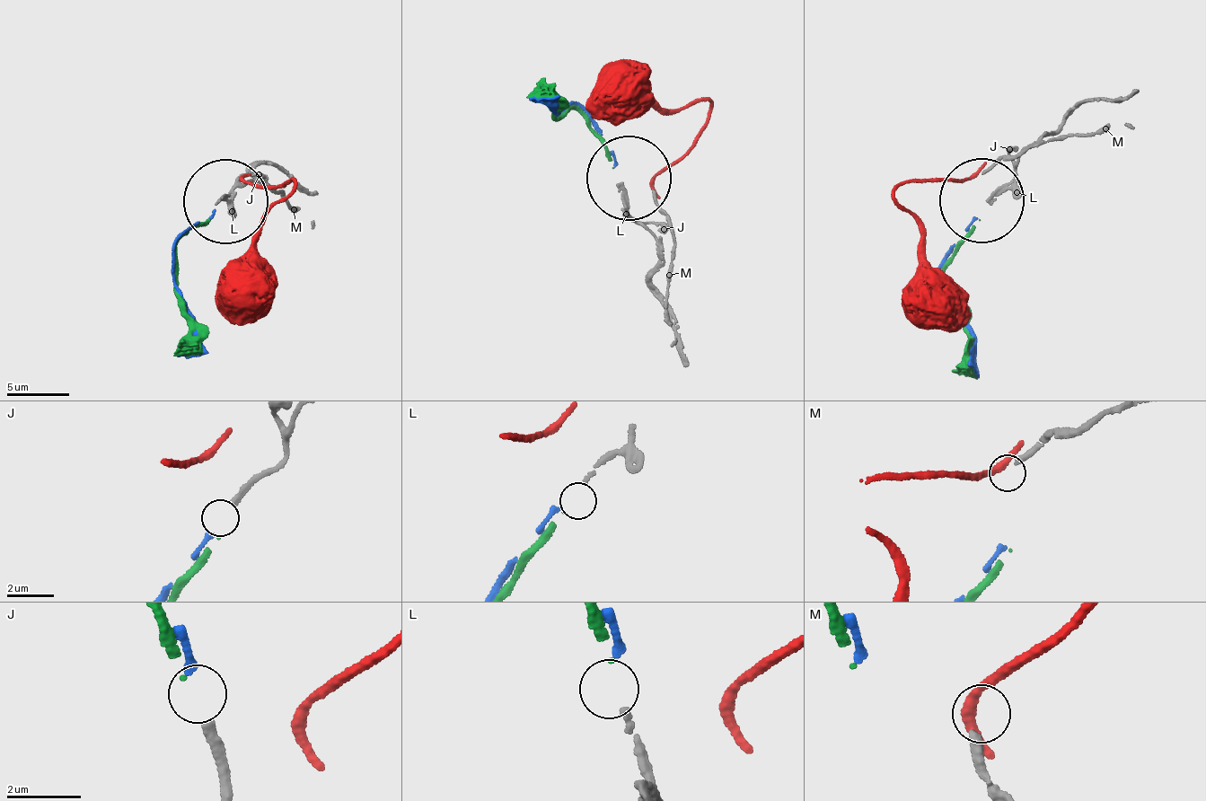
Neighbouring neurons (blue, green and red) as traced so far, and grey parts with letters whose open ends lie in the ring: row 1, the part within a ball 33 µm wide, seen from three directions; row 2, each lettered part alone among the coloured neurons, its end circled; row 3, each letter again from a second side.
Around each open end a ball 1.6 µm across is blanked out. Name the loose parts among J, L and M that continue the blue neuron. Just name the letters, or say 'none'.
J

